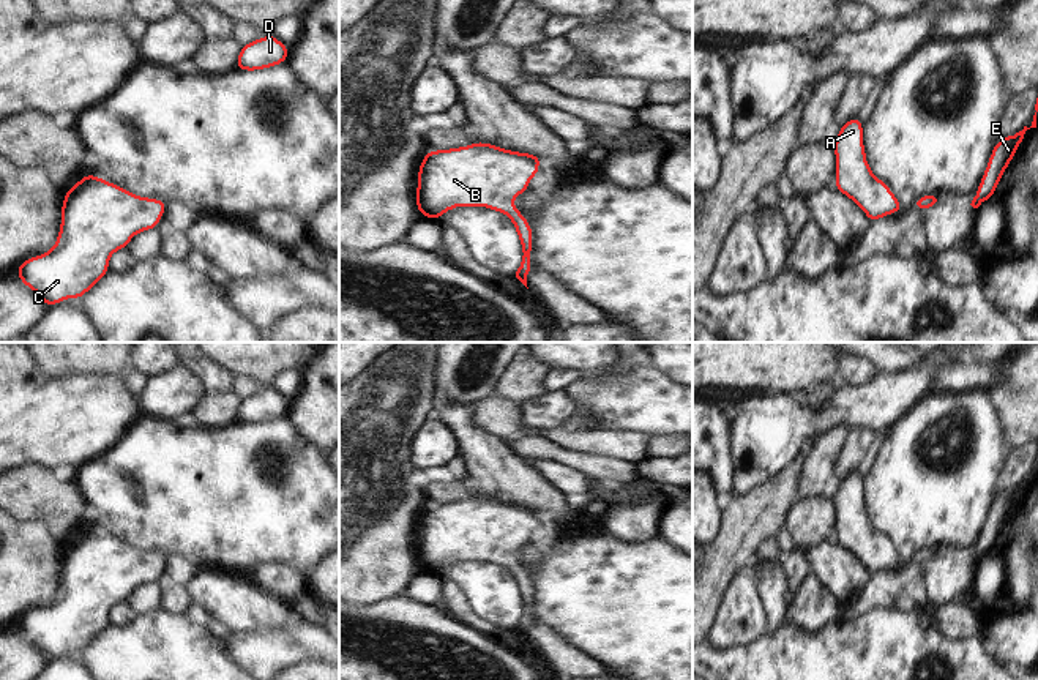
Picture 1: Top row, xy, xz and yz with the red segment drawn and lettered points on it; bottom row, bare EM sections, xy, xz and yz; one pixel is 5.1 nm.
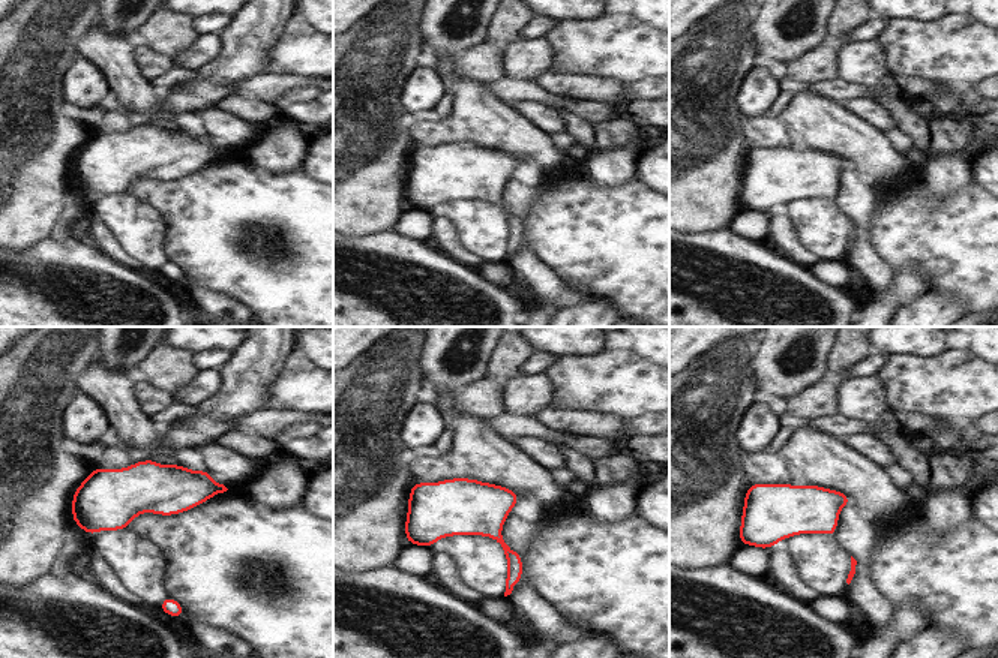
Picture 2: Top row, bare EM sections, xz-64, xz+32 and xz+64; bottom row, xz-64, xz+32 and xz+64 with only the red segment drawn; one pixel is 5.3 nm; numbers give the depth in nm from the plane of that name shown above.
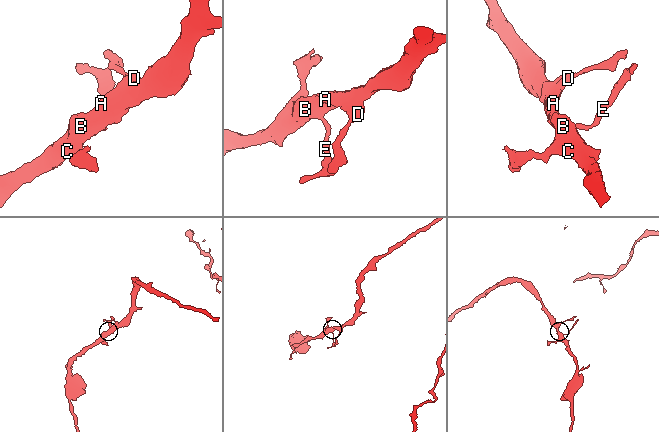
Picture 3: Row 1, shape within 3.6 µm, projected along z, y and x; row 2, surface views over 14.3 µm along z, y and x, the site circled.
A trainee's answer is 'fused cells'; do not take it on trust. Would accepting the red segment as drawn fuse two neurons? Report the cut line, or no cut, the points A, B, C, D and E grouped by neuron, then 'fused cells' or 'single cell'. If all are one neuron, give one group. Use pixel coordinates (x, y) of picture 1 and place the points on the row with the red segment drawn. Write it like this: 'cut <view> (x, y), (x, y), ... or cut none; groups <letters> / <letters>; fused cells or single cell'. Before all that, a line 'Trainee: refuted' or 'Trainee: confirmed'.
Trainee: refuted
cut none; groups A B C D E; single cell

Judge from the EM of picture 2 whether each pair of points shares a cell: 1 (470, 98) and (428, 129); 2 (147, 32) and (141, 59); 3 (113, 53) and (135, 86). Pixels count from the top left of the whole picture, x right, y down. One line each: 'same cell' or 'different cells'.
1: same cell
2: different cells
3: same cell

